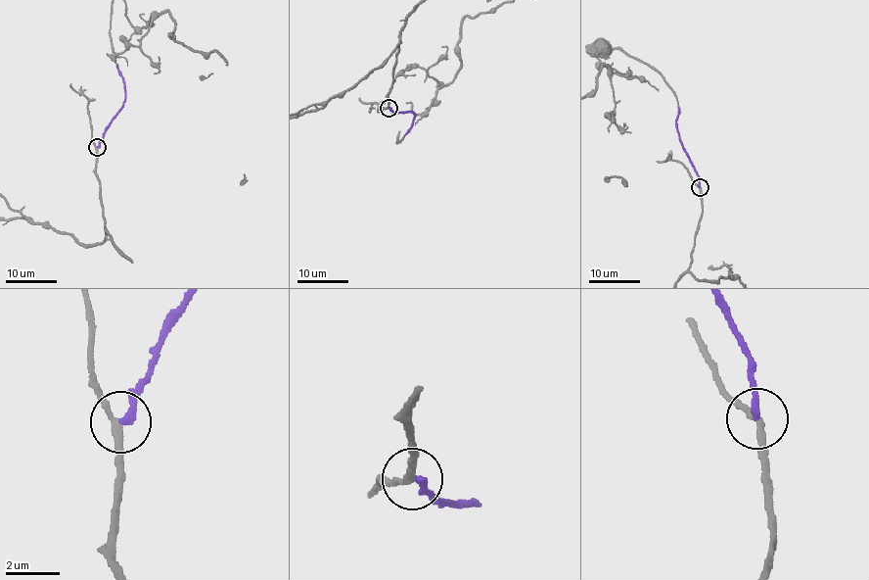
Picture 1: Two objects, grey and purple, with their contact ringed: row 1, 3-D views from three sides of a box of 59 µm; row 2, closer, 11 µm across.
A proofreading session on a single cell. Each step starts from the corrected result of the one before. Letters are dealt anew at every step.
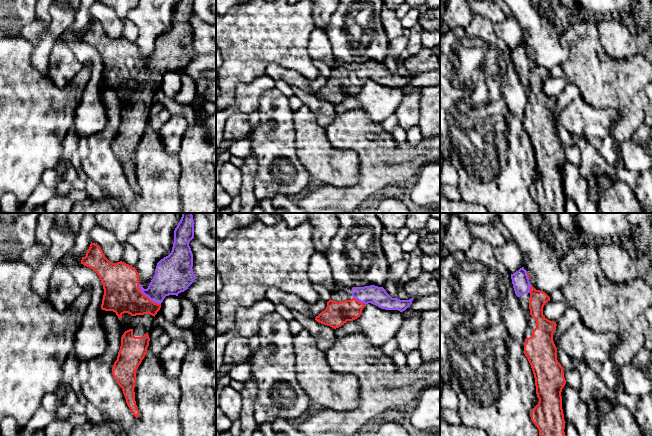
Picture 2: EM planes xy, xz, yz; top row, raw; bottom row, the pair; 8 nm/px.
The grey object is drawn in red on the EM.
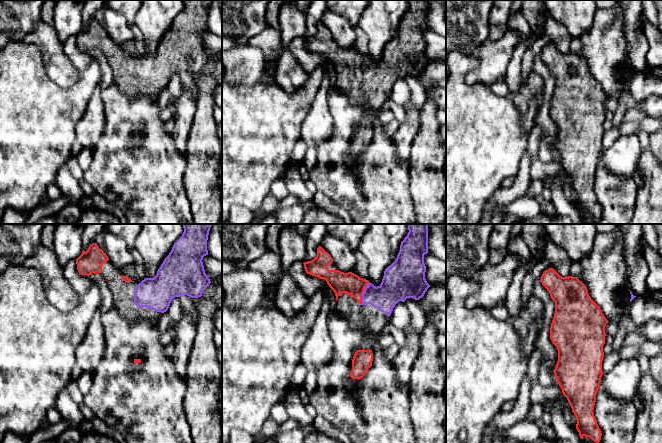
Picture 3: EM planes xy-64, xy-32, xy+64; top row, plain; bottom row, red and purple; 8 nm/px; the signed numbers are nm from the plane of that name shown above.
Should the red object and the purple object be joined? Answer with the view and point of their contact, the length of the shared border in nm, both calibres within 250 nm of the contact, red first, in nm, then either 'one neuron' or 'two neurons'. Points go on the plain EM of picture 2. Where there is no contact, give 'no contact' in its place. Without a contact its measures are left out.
xy (146, 72) | 240 nm | 300/280 nm | one neuron

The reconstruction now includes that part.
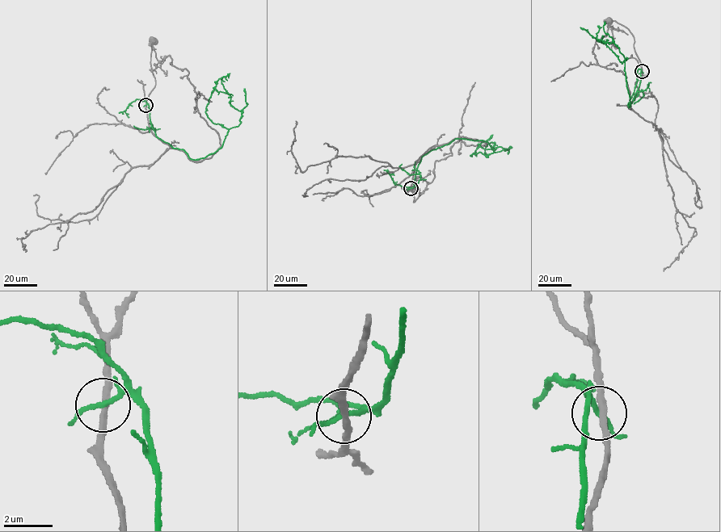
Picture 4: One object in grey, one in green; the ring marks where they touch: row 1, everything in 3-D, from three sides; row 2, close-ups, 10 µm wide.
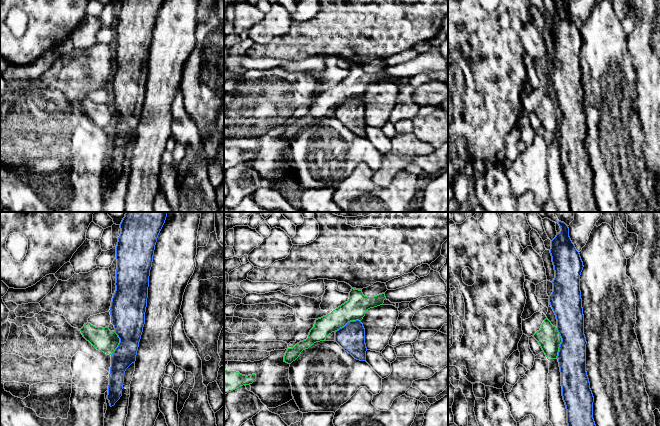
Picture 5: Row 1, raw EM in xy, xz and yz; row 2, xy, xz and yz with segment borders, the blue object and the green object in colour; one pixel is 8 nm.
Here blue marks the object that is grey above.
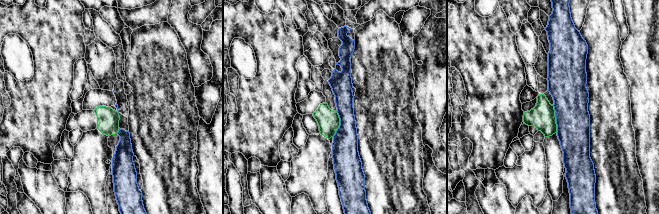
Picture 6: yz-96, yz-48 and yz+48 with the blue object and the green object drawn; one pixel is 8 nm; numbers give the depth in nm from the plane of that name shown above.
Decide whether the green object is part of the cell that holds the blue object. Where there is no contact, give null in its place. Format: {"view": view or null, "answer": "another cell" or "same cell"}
{"view": "yz", "answer": "another cell"}

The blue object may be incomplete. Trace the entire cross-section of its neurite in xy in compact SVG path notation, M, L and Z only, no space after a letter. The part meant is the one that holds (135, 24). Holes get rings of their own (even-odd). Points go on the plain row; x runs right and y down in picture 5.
M120 0L121 10L116 22L116 67L113 71L110 91L120 119L111 131L108 171L110 182L122 172L126 145L136 137L139 118L145 100L149 52L158 11L164 0Z

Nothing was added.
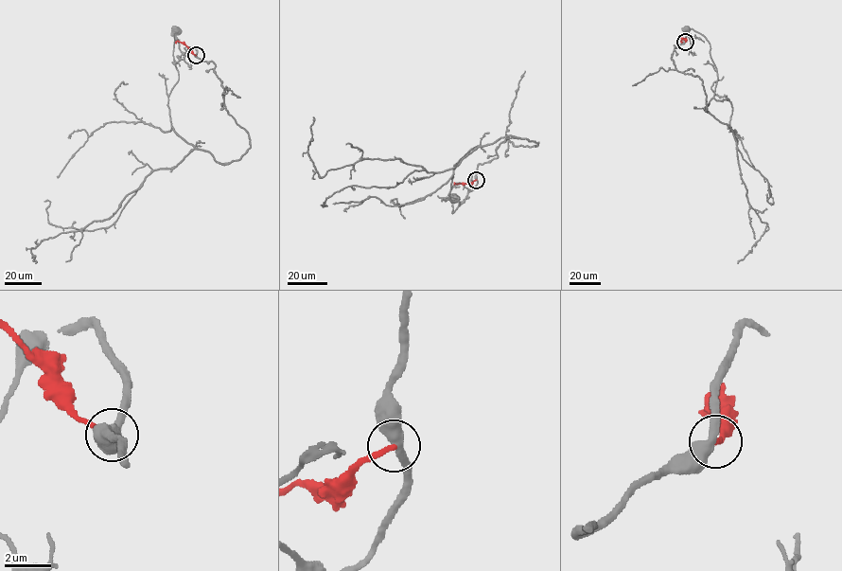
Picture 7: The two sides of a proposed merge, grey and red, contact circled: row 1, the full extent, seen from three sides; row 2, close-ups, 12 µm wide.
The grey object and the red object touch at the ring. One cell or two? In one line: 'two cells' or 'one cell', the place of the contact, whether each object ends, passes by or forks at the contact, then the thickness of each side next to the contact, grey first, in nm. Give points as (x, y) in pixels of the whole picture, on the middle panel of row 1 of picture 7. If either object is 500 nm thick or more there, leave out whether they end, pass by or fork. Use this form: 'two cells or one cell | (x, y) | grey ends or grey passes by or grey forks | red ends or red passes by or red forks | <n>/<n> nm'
two cells | (476, 180) | grey passes by | red ends | 480/180 nm

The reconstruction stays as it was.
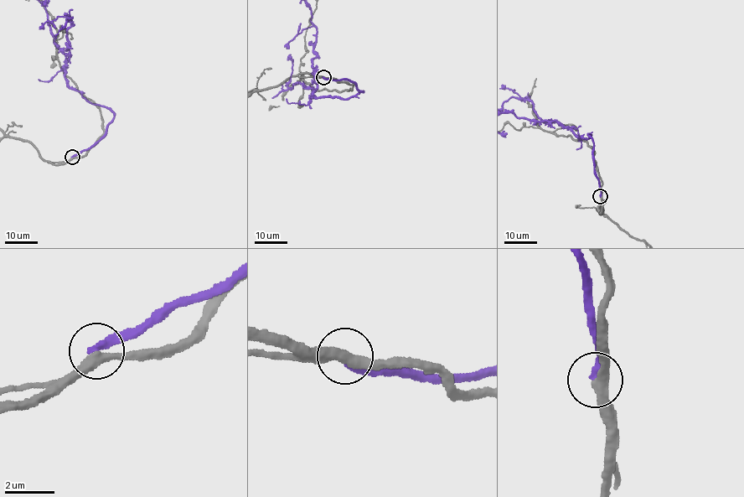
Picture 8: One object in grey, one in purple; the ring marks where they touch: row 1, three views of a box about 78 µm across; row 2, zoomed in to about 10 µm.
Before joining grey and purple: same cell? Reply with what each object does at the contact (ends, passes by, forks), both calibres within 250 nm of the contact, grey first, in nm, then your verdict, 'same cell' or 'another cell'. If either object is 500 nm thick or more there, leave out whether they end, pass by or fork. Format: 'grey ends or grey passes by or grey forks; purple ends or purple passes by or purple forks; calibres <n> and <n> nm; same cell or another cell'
grey passes by; purple ends; calibres 360 and 340 nm; another cell

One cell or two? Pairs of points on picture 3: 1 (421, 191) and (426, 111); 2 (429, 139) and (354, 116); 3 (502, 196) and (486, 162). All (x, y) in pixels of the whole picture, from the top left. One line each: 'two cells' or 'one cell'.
1: one cell
2: two cells
3: two cells

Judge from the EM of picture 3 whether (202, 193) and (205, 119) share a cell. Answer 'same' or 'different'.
same

